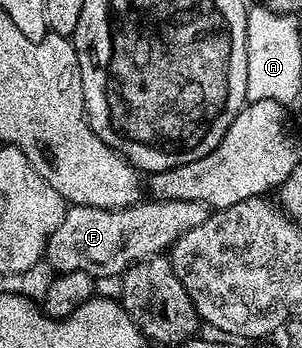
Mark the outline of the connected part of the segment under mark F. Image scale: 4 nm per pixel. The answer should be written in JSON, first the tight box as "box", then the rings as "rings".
{"box":[44,201,211,276],"rings":[[[199,201],[138,202],[130,208],[92,208],[72,205],[63,222],[51,234],[44,259],[54,273],[85,272],[88,276],[121,276],[133,264],[160,256],[187,230],[203,226],[211,214],[208,204]]]}

